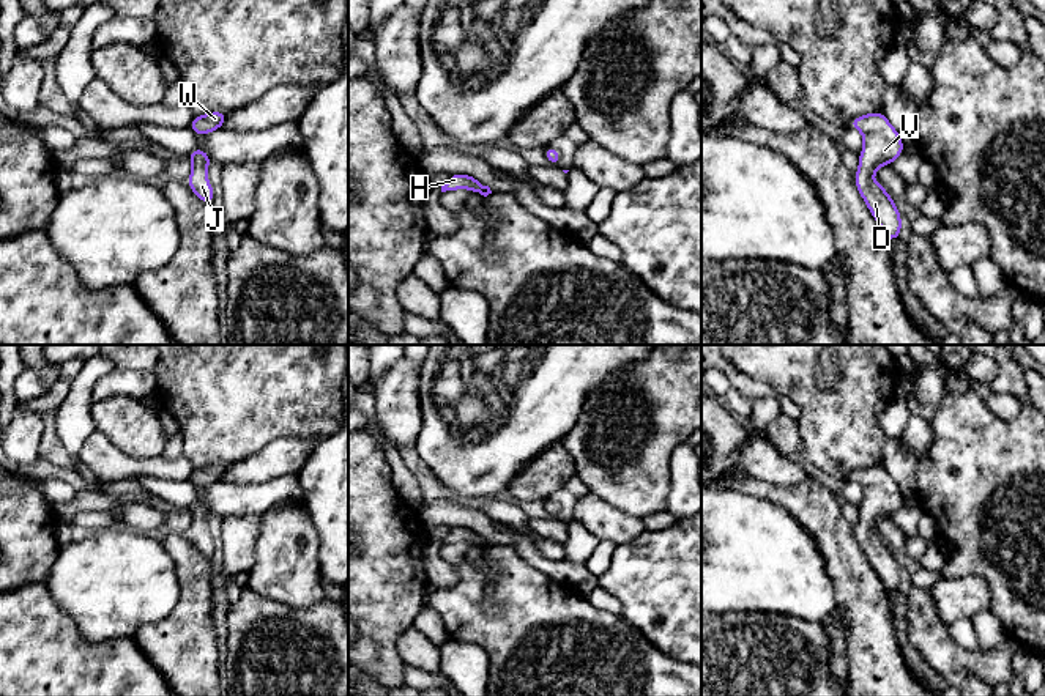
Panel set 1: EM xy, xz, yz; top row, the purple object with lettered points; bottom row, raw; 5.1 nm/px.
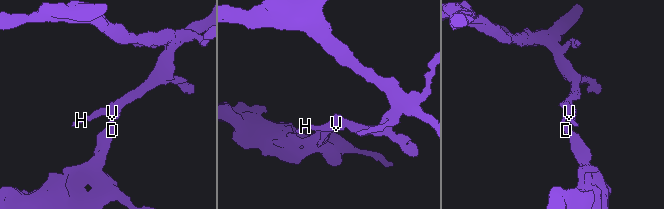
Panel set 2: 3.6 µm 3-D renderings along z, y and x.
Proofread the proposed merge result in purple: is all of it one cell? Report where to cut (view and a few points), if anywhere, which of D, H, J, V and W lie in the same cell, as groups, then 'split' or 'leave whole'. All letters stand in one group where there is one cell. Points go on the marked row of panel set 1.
no cut; D H J V W; leave whole

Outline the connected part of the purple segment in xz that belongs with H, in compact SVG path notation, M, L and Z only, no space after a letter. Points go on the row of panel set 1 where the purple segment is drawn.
M465 173L451 175L449 181L441 186L441 192L457 191L457 189L471 189L476 194L487 197L492 194L489 186L481 184L474 176Z

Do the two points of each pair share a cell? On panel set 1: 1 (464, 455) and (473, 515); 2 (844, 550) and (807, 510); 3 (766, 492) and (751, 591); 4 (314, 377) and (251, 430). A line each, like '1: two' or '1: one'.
1: two
2: one
3: two
4: one

